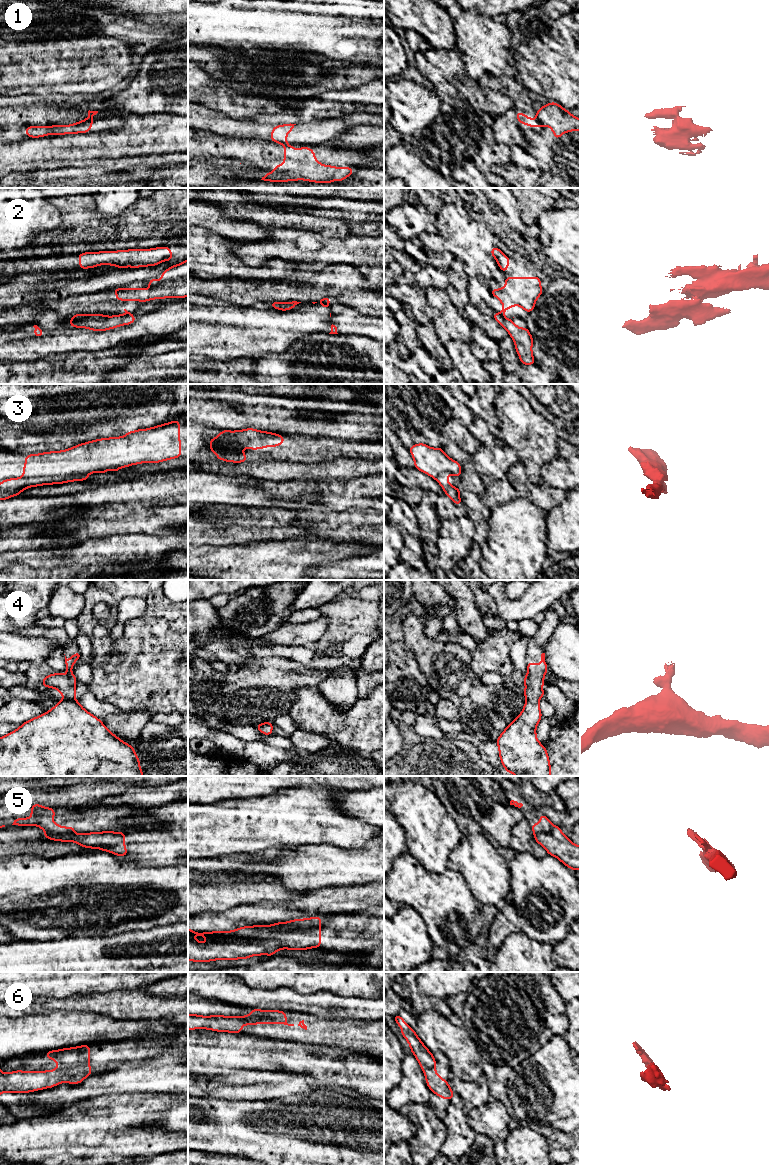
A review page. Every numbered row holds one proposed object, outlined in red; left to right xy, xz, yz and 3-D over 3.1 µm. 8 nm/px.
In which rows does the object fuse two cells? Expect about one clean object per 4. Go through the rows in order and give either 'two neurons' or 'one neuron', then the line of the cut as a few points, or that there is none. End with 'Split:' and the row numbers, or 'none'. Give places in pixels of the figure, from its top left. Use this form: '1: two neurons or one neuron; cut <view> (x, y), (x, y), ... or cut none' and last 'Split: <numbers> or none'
1: two neurons; cut yz (537, 118), (541, 124)
2: two neurons; cut yz (498, 313), (505, 318)
3: two neurons; cut xy (87, 474), (55, 478), (23, 477)
4: one neuron; cut none
5: two neurons; cut xy (47, 830), (53, 833), (73, 833)
6: two neurons; cut xy (89, 1066), (54, 1070)
Split: 1, 2, 3, 5, 6

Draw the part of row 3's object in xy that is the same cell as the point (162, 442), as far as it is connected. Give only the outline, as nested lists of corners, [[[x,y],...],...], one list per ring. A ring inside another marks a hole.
[[[174,420],[148,429],[128,431],[125,436],[121,437],[110,437],[88,441],[62,451],[26,455],[25,465],[23,467],[23,477],[67,478],[82,474],[88,475],[95,472],[103,474],[107,473],[108,469],[111,469],[114,473],[118,472],[119,468],[125,468],[141,463],[159,463],[174,458],[181,458],[179,420]]]

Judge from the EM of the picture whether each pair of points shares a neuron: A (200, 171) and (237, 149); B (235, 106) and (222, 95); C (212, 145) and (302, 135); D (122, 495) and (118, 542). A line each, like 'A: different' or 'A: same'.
A: different
B: same
C: different
D: different

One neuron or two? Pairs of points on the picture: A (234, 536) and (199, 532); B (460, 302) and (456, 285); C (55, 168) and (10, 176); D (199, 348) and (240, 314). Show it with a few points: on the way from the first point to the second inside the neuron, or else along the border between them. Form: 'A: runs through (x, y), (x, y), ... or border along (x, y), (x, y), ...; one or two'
A: runs through (225, 535), (208, 534); one
B: runs through (460, 298), (457, 289); one
C: runs through (44, 177), (21, 177); one
D: runs through (209, 341), (230, 323); one

